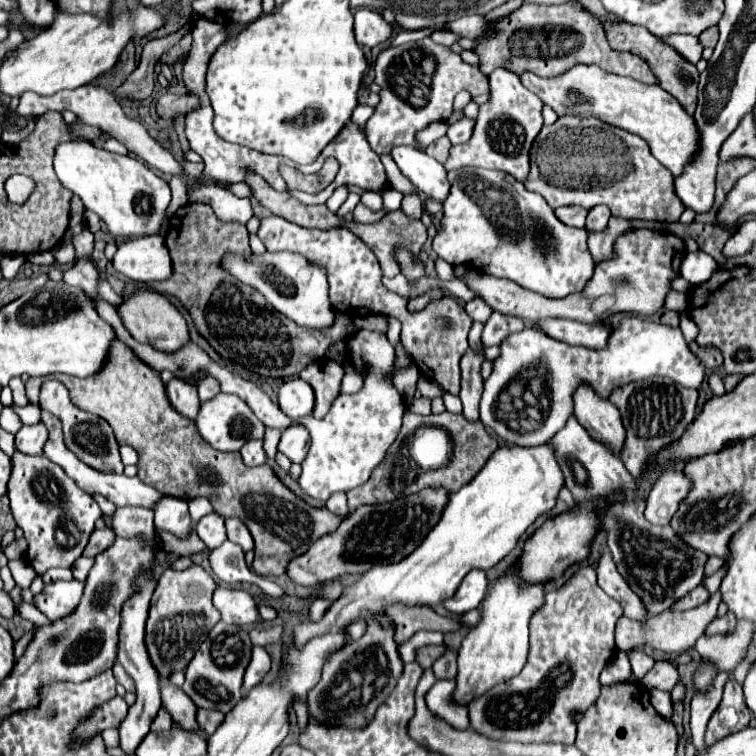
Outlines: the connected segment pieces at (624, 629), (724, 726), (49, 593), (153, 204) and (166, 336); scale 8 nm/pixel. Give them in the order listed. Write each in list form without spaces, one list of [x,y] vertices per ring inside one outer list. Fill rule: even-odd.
[[[715,590],[711,594],[711,600],[707,604],[697,606],[697,608],[687,610],[687,612],[667,610],[667,612],[661,612],[659,616],[647,618],[645,622],[639,622],[639,620],[631,620],[631,618],[621,616],[617,620],[617,626],[615,626],[615,644],[617,644],[619,650],[631,650],[631,648],[643,648],[643,646],[647,646],[647,648],[653,648],[653,650],[669,652],[669,654],[687,652],[687,650],[691,650],[695,646],[697,638],[713,622],[715,614],[717,614],[719,602],[721,602],[721,596],[719,596],[719,590]]]
[[[727,682],[723,700],[721,700],[717,712],[709,720],[709,726],[705,732],[705,742],[711,746],[711,744],[719,742],[721,738],[747,728],[749,722],[751,722],[751,712],[743,702],[741,684]]]
[[[55,580],[51,584],[45,584],[41,594],[33,596],[33,604],[49,620],[59,620],[75,610],[81,594],[83,594],[83,582]]]
[[[73,140],[57,146],[53,166],[61,184],[79,196],[83,206],[93,210],[107,224],[107,230],[113,236],[133,238],[159,234],[161,224],[167,222],[165,210],[171,202],[169,184],[155,176],[143,160],[107,152],[87,140]]]
[[[139,290],[133,296],[129,296],[117,310],[119,310],[129,334],[141,344],[149,344],[155,350],[171,354],[171,352],[181,350],[189,342],[189,330],[187,330],[187,322],[183,318],[183,314],[167,296],[163,296],[159,292]]]

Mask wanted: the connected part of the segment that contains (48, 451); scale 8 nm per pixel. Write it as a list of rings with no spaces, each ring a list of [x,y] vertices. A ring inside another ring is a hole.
[[[41,410],[41,422],[47,426],[47,430],[49,430],[49,440],[47,440],[47,444],[45,444],[45,456],[51,460],[51,462],[55,462],[55,464],[59,464],[63,470],[65,470],[65,474],[67,476],[71,476],[77,484],[79,484],[79,488],[83,488],[85,492],[99,492],[99,494],[103,494],[109,502],[113,502],[115,506],[141,506],[141,508],[149,508],[149,510],[153,510],[155,508],[155,504],[163,498],[163,494],[159,492],[159,490],[155,490],[155,488],[151,488],[149,484],[143,484],[139,478],[127,478],[125,474],[103,474],[103,472],[97,472],[97,470],[93,470],[93,468],[89,468],[87,464],[83,464],[67,446],[65,446],[65,442],[63,442],[63,430],[61,430],[61,424],[59,424],[59,418],[57,416],[51,416],[49,412],[43,412]]]

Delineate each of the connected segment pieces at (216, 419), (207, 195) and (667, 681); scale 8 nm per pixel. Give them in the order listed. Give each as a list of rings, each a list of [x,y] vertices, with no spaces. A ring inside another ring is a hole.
[[[219,394],[209,402],[201,404],[199,416],[197,416],[197,428],[199,434],[215,448],[221,452],[231,452],[231,450],[241,450],[241,446],[251,440],[251,438],[265,438],[265,424],[253,414],[253,410],[237,396],[231,394]]]
[[[187,178],[185,184],[187,184],[189,202],[209,204],[221,222],[247,224],[247,220],[253,216],[249,198],[237,198],[227,188],[199,184],[197,178]]]
[[[655,662],[655,666],[647,672],[647,676],[643,676],[643,680],[639,680],[639,684],[643,684],[647,690],[667,690],[671,692],[673,686],[679,682],[679,674],[677,668],[673,668],[669,662]]]

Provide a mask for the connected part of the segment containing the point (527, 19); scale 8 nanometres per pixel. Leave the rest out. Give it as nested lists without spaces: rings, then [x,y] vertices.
[[[565,2],[565,4],[553,4],[553,6],[543,6],[543,4],[523,4],[519,10],[511,12],[509,16],[503,16],[501,20],[487,20],[485,16],[463,16],[459,20],[449,22],[451,30],[463,38],[477,40],[473,46],[473,52],[479,56],[479,70],[489,76],[495,68],[507,68],[509,72],[535,72],[537,76],[551,78],[563,74],[567,68],[575,64],[595,64],[603,68],[605,72],[617,74],[617,76],[631,76],[643,84],[659,84],[655,74],[651,74],[651,68],[647,66],[645,60],[639,56],[633,56],[629,52],[617,52],[609,46],[603,24],[591,16],[585,8],[581,8],[579,2]]]

